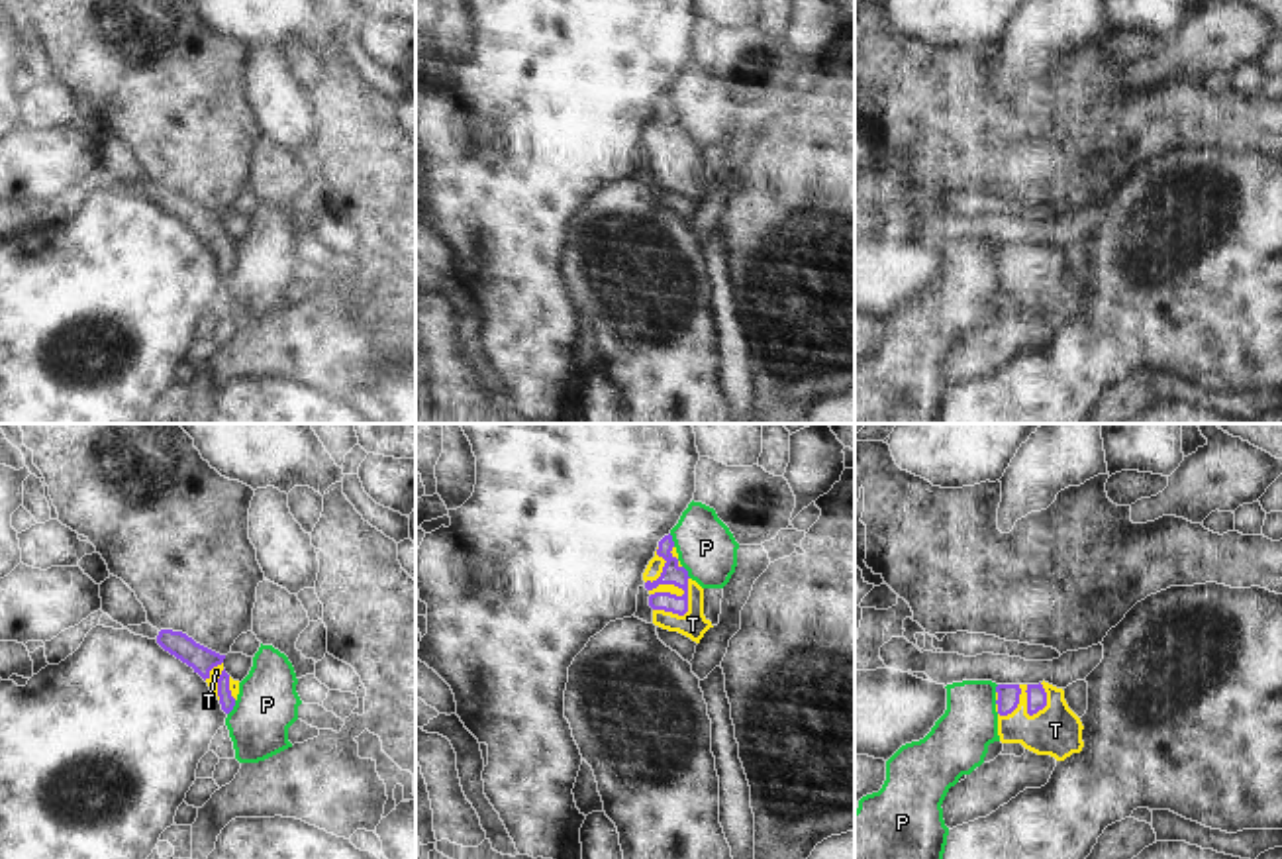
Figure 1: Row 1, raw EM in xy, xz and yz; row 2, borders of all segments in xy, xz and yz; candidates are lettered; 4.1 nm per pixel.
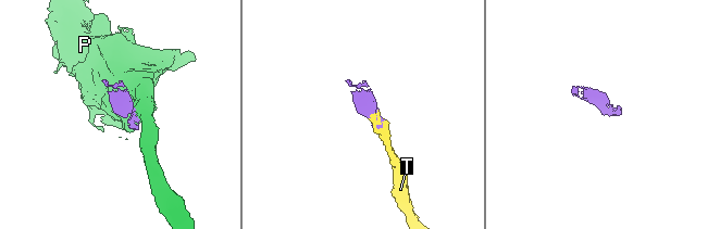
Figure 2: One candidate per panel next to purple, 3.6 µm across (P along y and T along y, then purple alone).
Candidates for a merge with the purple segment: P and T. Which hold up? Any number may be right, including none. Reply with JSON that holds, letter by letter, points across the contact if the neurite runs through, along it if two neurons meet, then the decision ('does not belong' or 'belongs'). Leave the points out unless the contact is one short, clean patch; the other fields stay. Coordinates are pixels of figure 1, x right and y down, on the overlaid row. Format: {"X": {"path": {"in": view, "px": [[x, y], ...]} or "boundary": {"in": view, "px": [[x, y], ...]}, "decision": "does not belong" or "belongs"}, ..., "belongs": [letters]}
{"P": {"boundary": {"in": "xy", "px": [[236, 701], [228, 714]]}, "decision": "does not belong"}, "T": {"path": {"in": "xz", "px": [[671, 573], [683, 591], [687, 610], [692, 624]]}, "decision": "belongs"}, "belongs": ["T"]}

